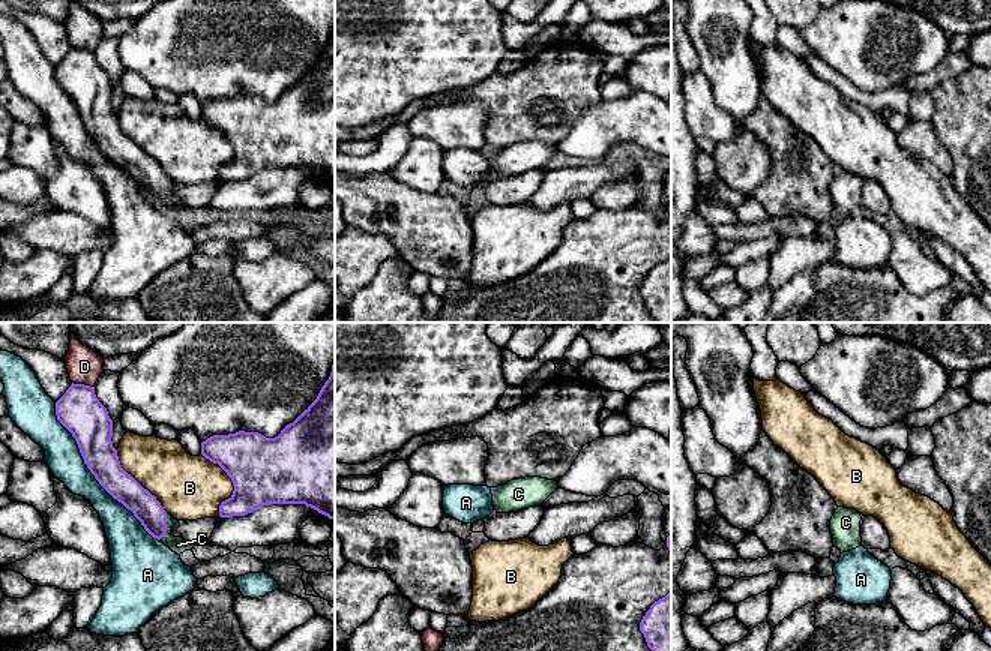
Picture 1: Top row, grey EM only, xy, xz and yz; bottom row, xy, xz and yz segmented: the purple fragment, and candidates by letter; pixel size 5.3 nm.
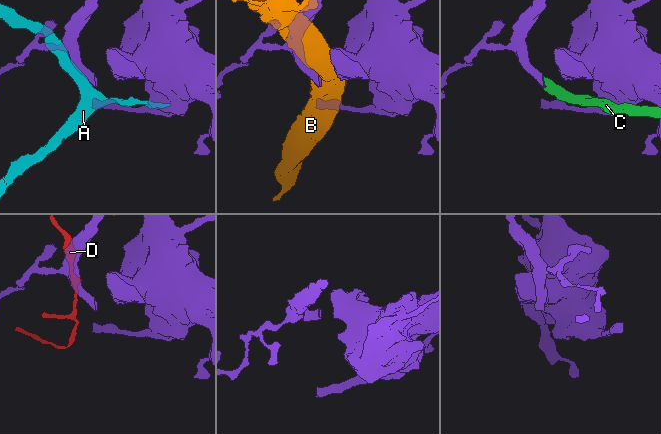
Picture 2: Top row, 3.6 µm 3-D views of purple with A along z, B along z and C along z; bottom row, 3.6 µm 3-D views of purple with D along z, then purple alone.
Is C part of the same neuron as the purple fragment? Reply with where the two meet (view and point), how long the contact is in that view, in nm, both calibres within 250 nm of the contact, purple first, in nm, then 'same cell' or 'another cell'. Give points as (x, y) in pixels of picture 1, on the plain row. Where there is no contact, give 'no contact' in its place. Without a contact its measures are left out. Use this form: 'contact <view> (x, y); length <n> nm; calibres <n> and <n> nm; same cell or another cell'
contact xy (165, 192); length 150 nm; calibres 150 and 90 nm; same cell

